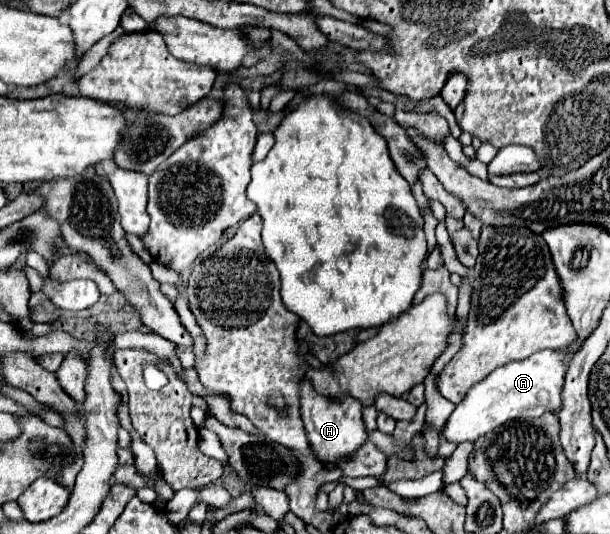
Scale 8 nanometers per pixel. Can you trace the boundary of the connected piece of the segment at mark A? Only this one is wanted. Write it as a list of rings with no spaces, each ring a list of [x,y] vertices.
[[[540,350],[526,360],[510,362],[494,370],[488,378],[478,382],[466,398],[456,406],[444,426],[444,434],[454,444],[464,440],[476,440],[478,436],[502,426],[516,418],[538,418],[544,412],[554,412],[562,406],[560,390],[564,386],[564,374],[568,370],[570,350]]]

